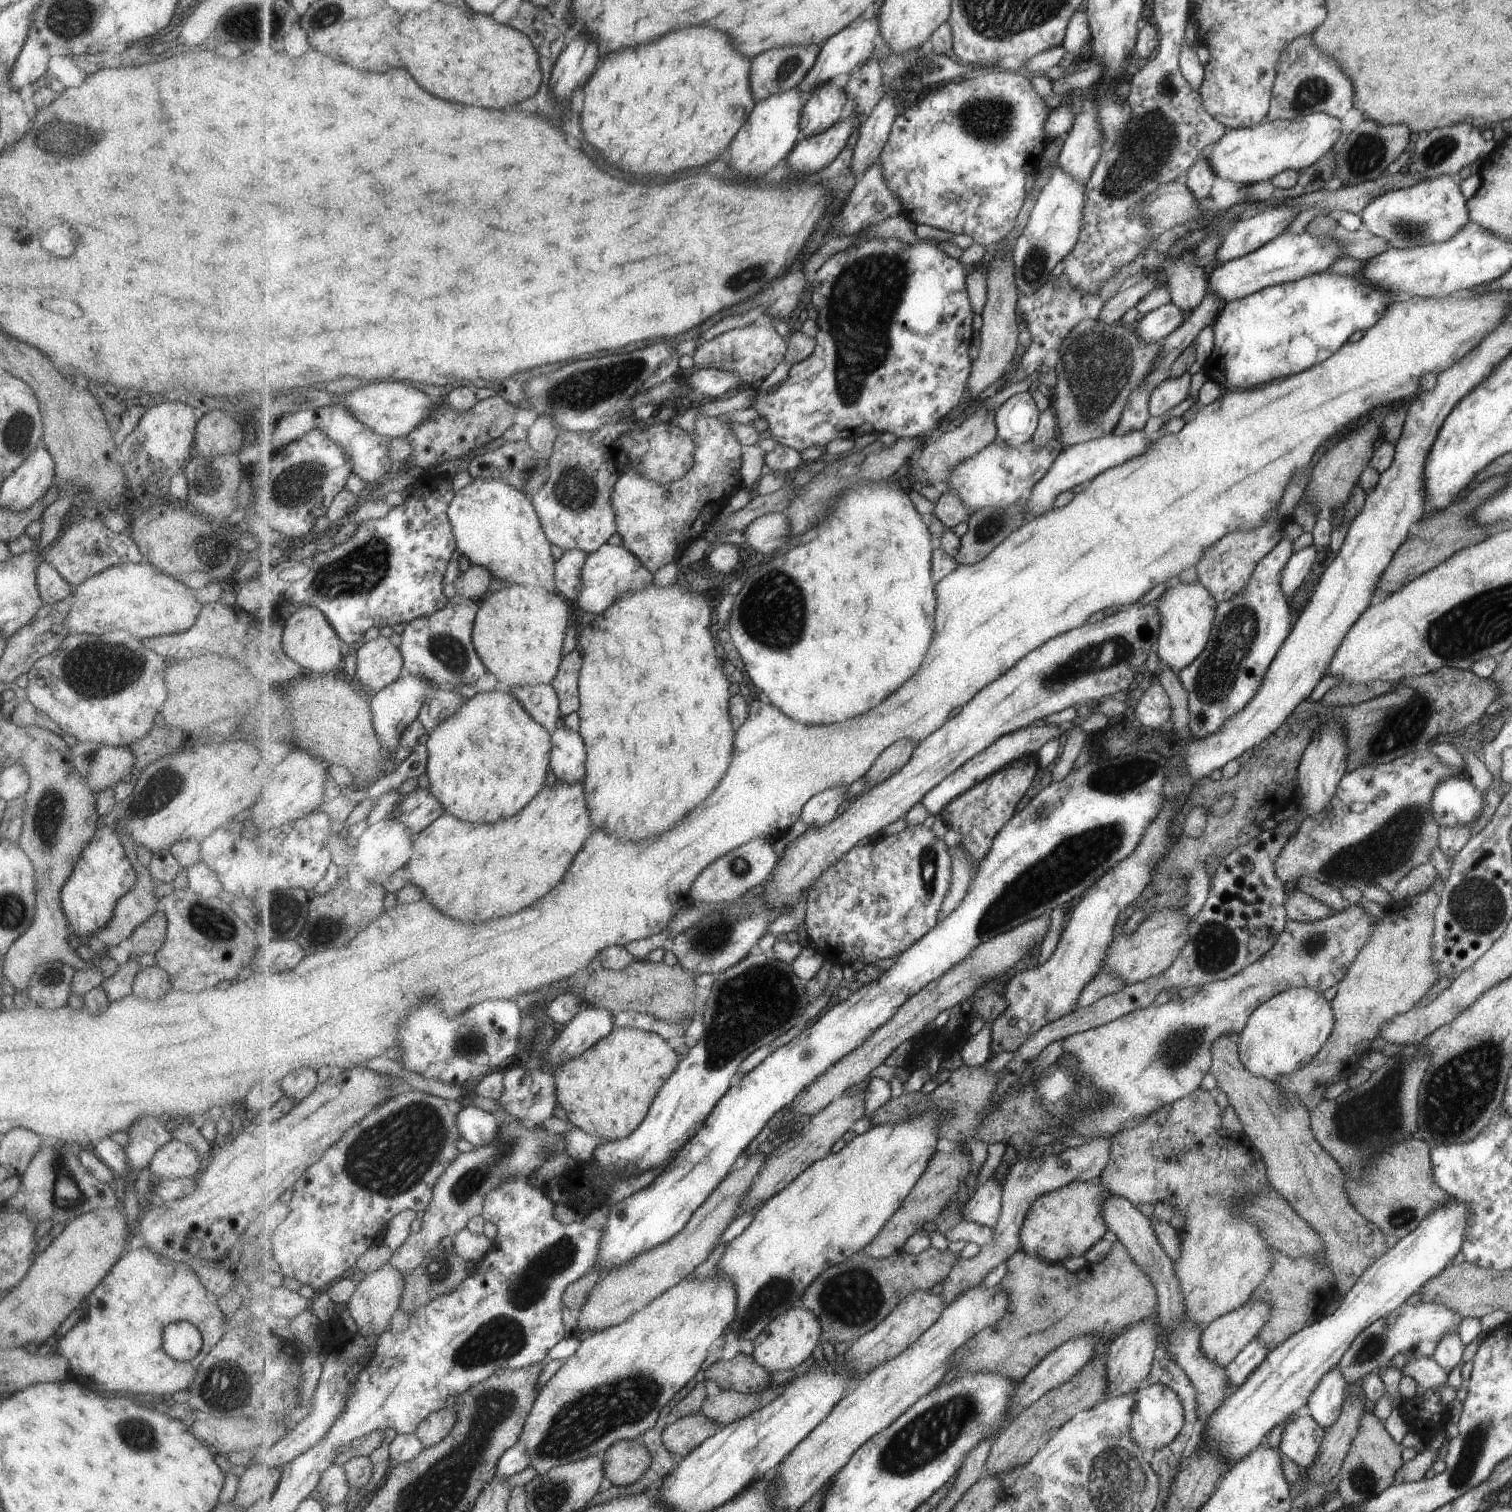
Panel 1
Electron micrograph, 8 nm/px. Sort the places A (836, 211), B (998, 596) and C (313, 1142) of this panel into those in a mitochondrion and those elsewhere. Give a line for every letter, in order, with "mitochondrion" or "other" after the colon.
A: other
B: other
C: other

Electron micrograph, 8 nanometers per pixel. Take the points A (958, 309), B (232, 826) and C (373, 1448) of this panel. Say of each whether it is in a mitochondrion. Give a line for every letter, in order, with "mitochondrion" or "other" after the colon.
A: other
B: other
C: other

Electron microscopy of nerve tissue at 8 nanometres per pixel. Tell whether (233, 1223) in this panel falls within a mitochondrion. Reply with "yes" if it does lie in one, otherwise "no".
no

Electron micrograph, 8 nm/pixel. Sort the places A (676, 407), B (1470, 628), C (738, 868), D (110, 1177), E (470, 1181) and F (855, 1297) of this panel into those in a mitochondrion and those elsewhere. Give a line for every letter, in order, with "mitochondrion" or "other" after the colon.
A: other
B: mitochondrion
C: mitochondrion
D: other
E: mitochondrion
F: mitochondrion

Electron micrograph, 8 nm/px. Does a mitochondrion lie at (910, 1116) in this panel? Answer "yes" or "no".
no

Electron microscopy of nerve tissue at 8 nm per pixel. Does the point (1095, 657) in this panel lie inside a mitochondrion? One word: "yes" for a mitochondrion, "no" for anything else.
yes

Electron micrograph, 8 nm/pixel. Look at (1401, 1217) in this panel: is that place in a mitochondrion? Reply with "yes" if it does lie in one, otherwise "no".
yes

